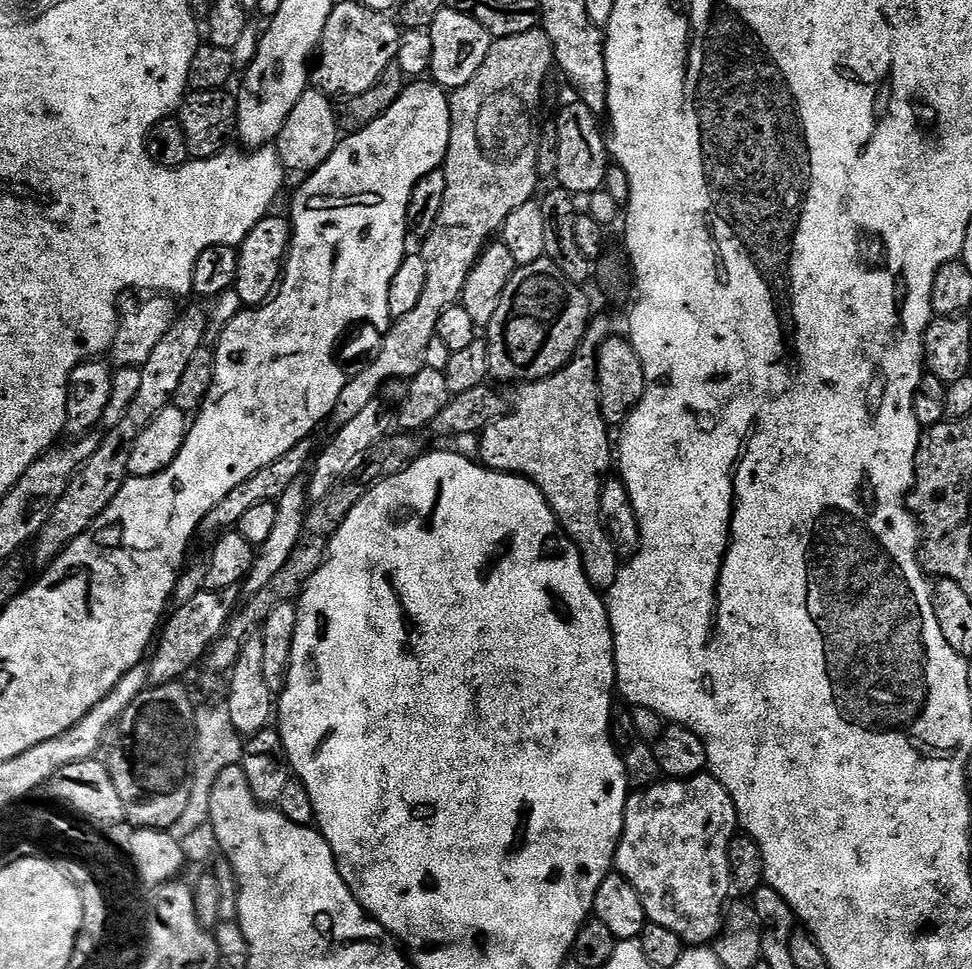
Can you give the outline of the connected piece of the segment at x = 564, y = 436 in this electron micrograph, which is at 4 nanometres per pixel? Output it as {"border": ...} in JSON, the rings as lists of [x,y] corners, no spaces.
{"border":[[[593,315],[588,322],[584,341],[575,356],[562,370],[541,380],[524,382],[516,392],[516,401],[511,401],[510,410],[505,411],[502,418],[484,427],[479,433],[479,463],[493,472],[510,472],[514,476],[525,476],[542,490],[546,502],[552,507],[556,521],[560,523],[564,533],[572,540],[572,545],[580,552],[582,566],[586,570],[586,578],[590,586],[604,594],[620,576],[622,557],[616,552],[616,545],[608,536],[604,527],[604,519],[600,517],[600,491],[606,477],[608,467],[614,464],[614,440],[608,437],[610,425],[602,418],[600,409],[600,387],[596,381],[596,351],[602,342],[613,335],[614,328],[604,316]]]}

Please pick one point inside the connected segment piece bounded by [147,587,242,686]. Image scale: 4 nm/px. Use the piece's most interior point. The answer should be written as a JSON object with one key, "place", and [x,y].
{"place":[185,638]}

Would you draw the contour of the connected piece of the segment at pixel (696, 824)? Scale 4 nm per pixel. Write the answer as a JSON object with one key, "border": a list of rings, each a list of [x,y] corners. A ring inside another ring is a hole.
{"border":[[[701,774],[698,776],[691,776],[689,780],[673,780],[671,778],[661,779],[659,784],[655,784],[654,786],[650,786],[649,788],[641,788],[639,790],[633,791],[628,798],[628,805],[626,806],[626,810],[624,811],[624,833],[620,836],[620,844],[616,847],[616,859],[614,861],[614,868],[619,875],[622,875],[626,878],[626,882],[630,882],[630,886],[634,886],[634,890],[638,890],[638,898],[642,898],[642,906],[644,907],[645,917],[651,923],[657,924],[658,926],[666,926],[666,930],[670,930],[673,934],[678,934],[678,938],[682,938],[685,942],[685,945],[688,946],[708,946],[713,943],[713,940],[717,935],[721,932],[721,925],[724,923],[724,915],[726,911],[726,905],[729,903],[730,898],[728,895],[733,895],[734,889],[732,887],[732,875],[730,874],[730,858],[728,857],[728,847],[730,846],[730,842],[732,841],[733,836],[737,835],[738,832],[738,821],[736,818],[736,807],[734,806],[734,802],[730,798],[730,794],[726,789],[722,787],[721,784],[718,783],[716,779],[714,779],[711,774]]]}

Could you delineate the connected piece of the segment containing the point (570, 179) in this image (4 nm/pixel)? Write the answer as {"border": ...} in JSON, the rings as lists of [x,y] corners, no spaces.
{"border":[[[571,102],[554,120],[558,138],[558,170],[555,183],[573,194],[591,194],[601,191],[610,167],[610,148],[606,136],[600,133],[601,121],[590,110],[590,106]]]}

